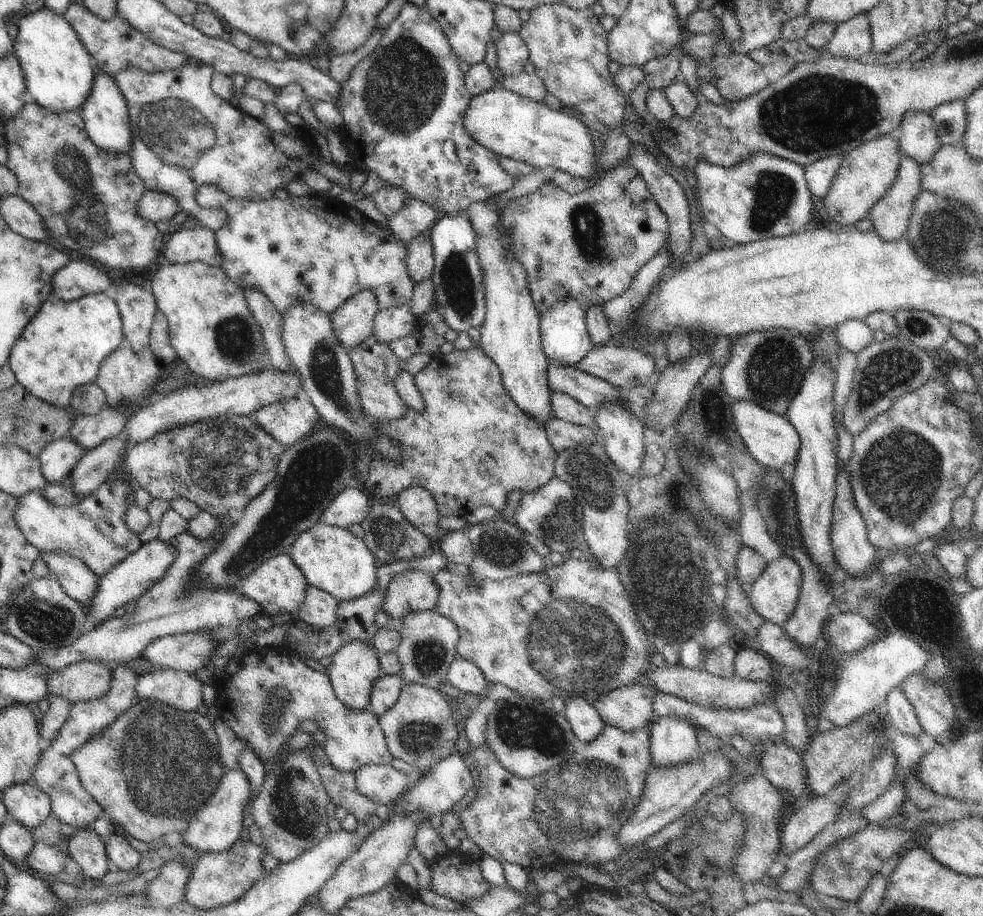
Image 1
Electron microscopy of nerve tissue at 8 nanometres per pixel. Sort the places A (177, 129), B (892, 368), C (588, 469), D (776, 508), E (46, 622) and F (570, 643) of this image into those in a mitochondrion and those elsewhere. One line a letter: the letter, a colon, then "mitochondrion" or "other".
A: mitochondrion
B: mitochondrion
C: mitochondrion
D: mitochondrion
E: mitochondrion
F: mitochondrion

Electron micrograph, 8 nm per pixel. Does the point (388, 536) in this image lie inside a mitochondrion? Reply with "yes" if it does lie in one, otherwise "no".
yes

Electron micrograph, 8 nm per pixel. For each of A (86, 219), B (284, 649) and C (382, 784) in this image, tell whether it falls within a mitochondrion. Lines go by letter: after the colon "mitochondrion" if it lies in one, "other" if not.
A: mitochondrion
B: other
C: other

